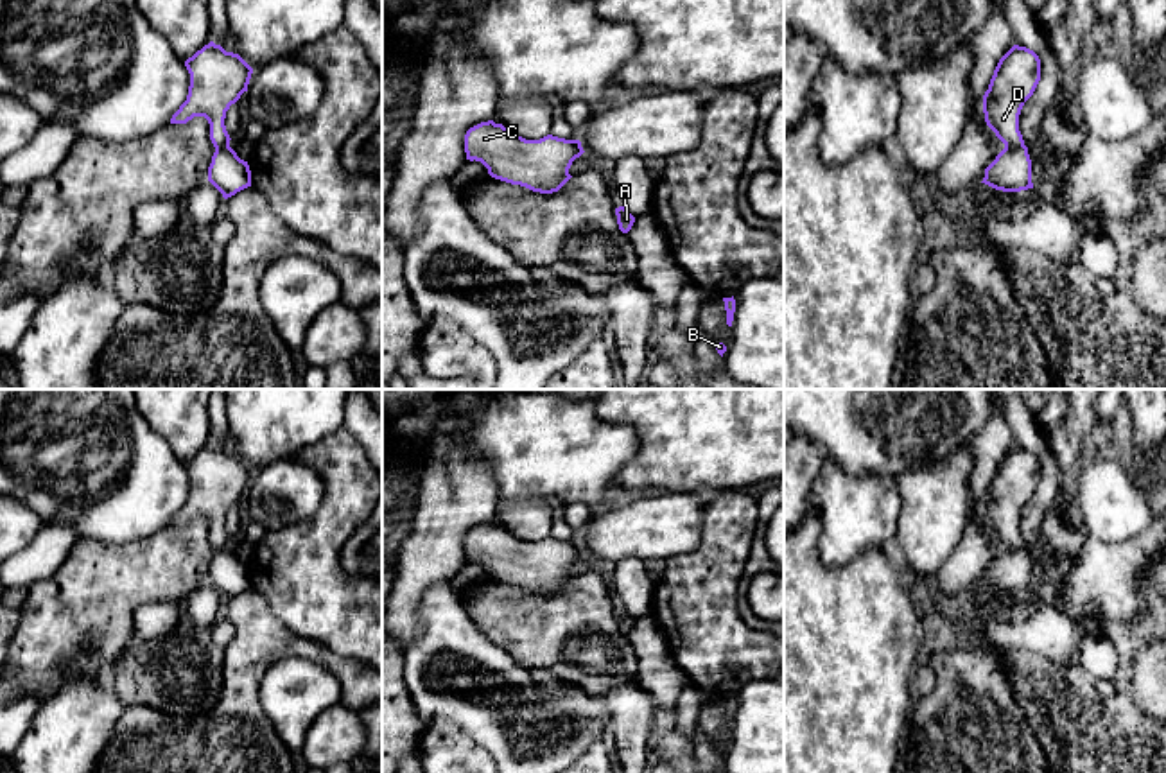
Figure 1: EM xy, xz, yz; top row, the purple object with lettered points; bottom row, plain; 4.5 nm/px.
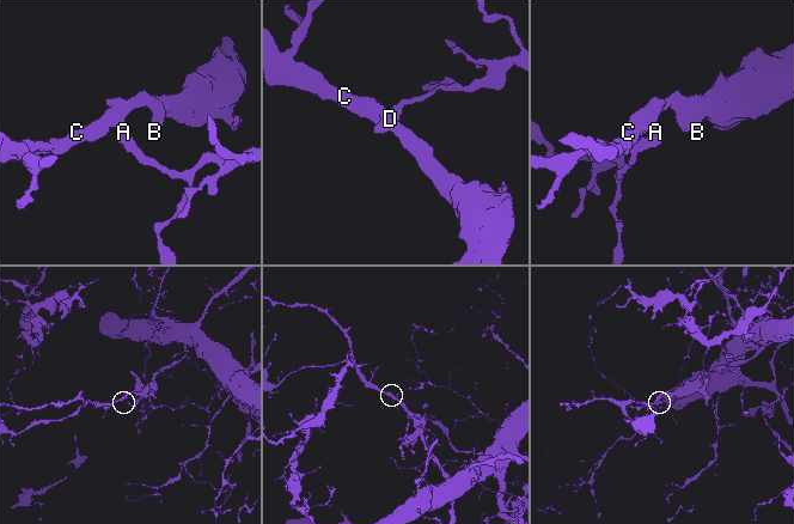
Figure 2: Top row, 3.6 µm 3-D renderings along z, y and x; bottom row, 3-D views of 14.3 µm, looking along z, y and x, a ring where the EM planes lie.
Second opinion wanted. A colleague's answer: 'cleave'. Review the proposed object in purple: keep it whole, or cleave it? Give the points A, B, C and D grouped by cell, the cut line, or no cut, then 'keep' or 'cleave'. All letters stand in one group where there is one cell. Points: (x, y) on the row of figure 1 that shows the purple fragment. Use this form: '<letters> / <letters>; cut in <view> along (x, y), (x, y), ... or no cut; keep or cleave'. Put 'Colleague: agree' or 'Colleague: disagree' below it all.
A / B C D; cut in yz along (1023, 144), (1005, 147); cleave
Colleague: agree

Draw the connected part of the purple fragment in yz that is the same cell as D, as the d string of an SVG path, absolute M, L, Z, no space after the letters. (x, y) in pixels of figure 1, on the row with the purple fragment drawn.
M1014 45L997 63L988 90L983 95L987 126L1005 147L1024 145L1019 131L1019 115L1040 81L1040 59L1026 48Z

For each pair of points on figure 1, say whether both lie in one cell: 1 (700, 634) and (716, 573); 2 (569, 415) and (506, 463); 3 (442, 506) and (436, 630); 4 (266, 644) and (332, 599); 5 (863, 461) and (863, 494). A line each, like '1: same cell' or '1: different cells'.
1: same cell
2: same cell
3: different cells
4: different cells
5: different cells

